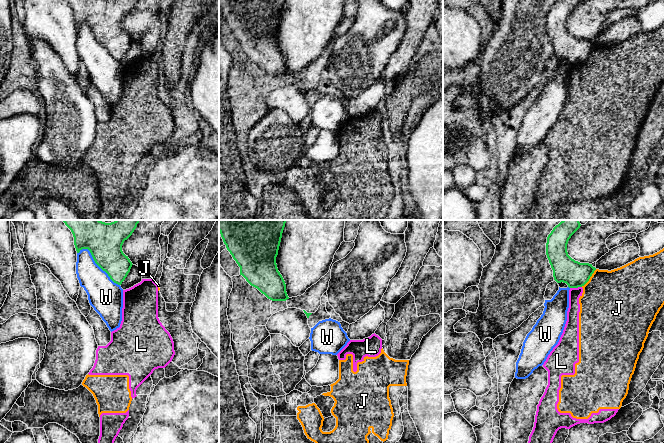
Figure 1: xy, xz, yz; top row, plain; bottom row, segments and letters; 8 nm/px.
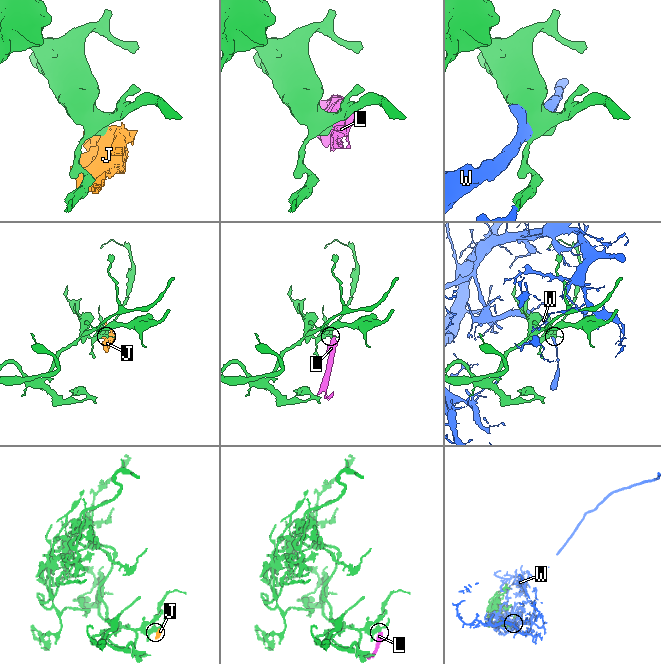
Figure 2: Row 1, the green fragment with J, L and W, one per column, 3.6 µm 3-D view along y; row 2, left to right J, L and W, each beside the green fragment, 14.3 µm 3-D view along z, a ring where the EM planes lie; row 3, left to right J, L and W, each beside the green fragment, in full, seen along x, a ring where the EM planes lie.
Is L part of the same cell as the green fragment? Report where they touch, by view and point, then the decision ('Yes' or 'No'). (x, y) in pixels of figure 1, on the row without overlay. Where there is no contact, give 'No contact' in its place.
Touches green at yz (575, 63). No

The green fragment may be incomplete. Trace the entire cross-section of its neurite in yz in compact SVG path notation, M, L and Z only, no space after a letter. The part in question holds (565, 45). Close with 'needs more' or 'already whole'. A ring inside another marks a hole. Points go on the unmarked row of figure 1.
M558 0L547 13L546 31L554 56L566 59L569 64L584 62L596 46L592 40L580 39L568 31L568 17L580 2L581 0Z; already whole

